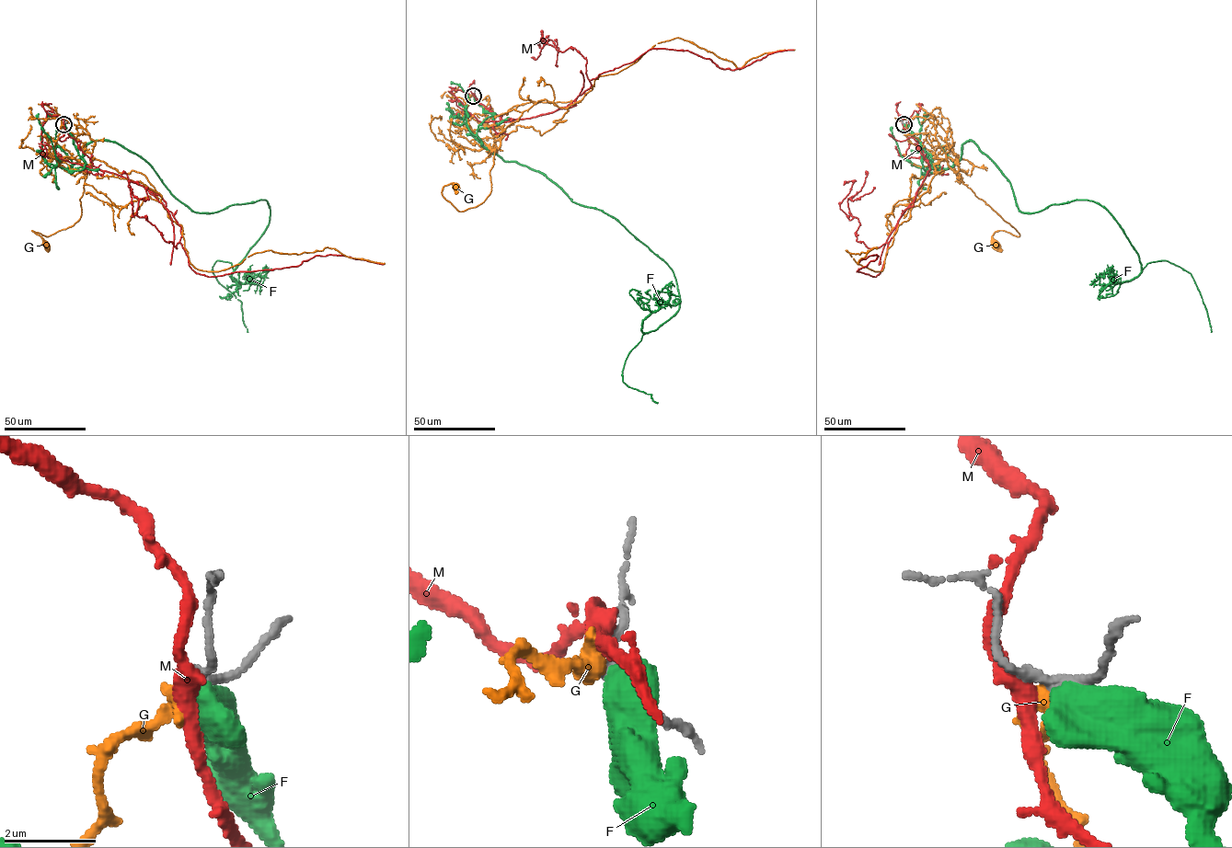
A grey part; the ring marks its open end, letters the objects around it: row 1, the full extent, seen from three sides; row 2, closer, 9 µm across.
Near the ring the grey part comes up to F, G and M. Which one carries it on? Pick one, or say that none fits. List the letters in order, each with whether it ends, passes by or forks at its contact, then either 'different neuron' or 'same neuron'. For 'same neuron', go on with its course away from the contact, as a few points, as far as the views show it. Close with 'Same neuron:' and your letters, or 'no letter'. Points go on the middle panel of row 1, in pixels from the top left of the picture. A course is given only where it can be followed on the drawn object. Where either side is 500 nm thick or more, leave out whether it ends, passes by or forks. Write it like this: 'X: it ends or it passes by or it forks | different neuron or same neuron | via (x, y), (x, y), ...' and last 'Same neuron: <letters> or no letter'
F: different neuron
G: it ends | same neuron | via (474, 95), (466, 101), (463, 125), (497, 150), (491, 191), (459, 211), (442, 189), (455, 188)
M: it passes by | different neuron
Same neuron: G

